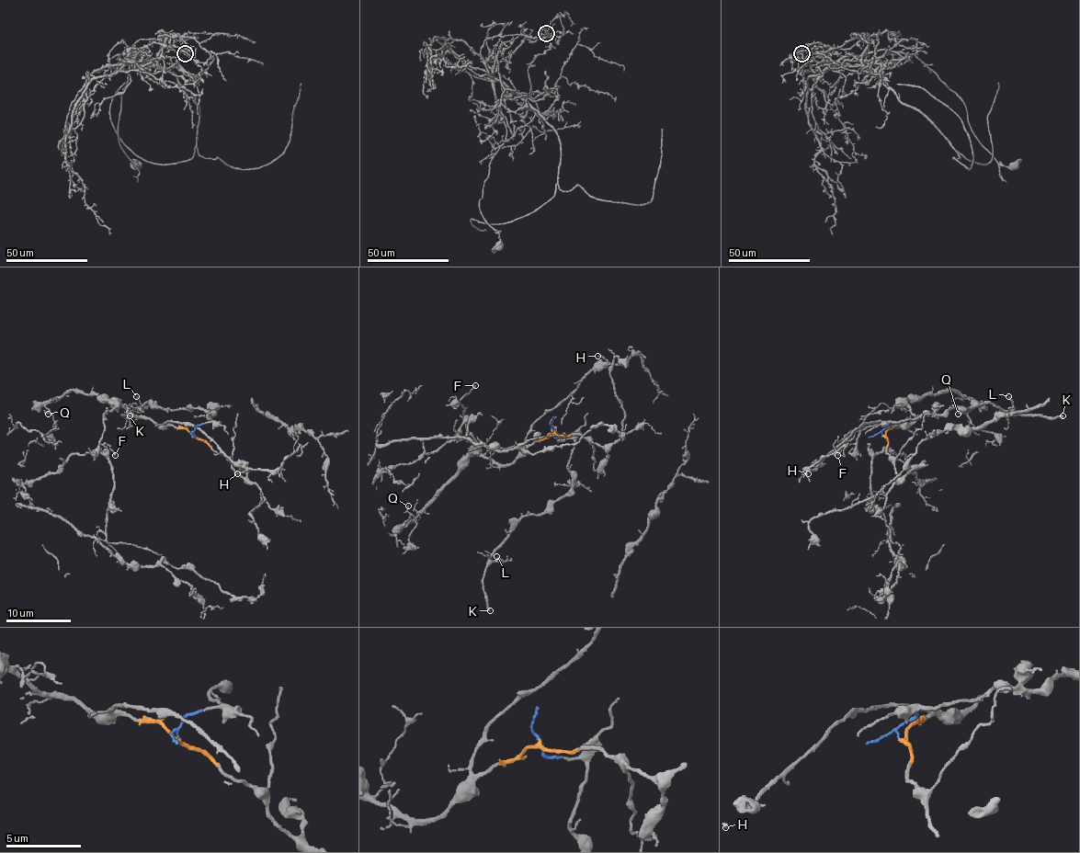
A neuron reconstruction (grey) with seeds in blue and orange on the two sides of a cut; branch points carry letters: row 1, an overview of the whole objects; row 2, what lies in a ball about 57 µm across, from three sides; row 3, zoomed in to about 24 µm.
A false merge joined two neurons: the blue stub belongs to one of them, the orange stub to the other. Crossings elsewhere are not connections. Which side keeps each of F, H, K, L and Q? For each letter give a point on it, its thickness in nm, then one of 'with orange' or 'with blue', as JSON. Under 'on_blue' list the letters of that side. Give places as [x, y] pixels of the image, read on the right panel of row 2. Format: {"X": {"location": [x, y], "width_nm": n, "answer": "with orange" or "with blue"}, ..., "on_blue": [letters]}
{"F": {"location": [837, 455], "width_nm": 110, "answer": "with orange"}, "H": {"location": [808, 473], "width_nm": 170, "answer": "with orange"}, "K": {"location": [1062, 415], "width_nm": 280, "answer": "with blue"}, "L": {"location": [1008, 396], "width_nm": 100, "answer": "with blue"}, "Q": {"location": [958, 414], "width_nm": 90, "answer": "with orange"}, "on_blue": ["K", "L"]}

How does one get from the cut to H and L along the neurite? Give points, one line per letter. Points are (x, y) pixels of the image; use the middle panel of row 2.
H: (553, 431), (531, 444), (527, 442), (529, 427), (552, 410), (594, 368), (600, 368), (608, 361), (597, 357)
L: (553, 431), (574, 442), (568, 466), (572, 487), (540, 513), (525, 515), (491, 559), (500, 560), (497, 557)

